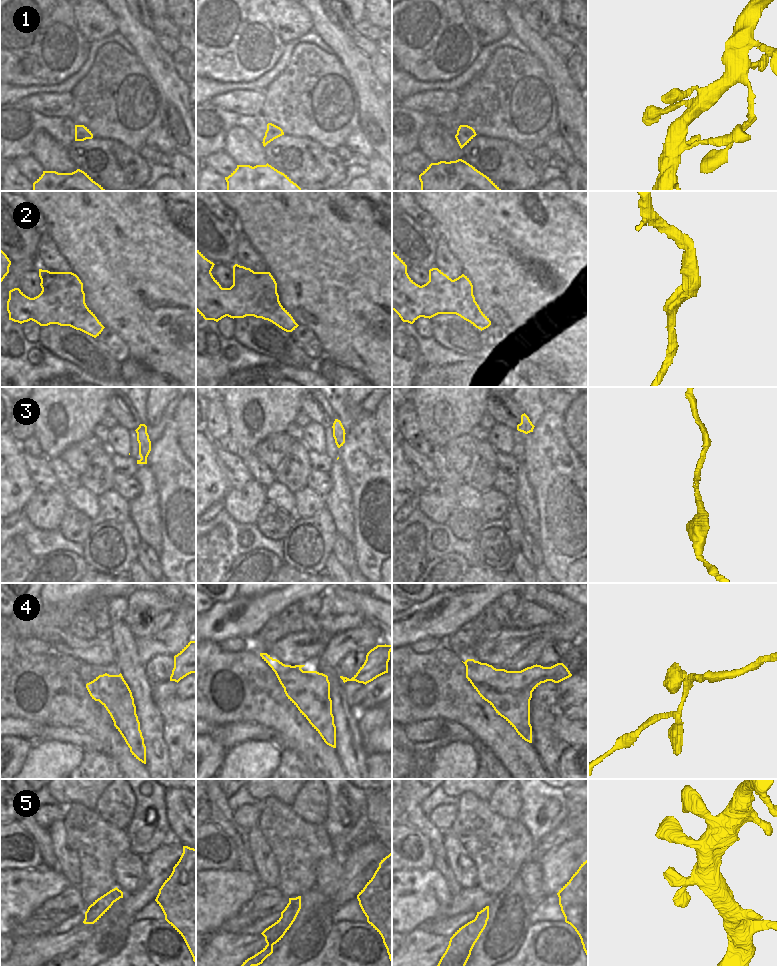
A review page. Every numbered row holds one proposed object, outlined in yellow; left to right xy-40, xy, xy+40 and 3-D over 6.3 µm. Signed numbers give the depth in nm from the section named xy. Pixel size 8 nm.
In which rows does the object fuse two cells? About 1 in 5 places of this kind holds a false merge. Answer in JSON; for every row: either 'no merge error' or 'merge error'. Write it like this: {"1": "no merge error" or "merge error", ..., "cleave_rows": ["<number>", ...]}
{"1": "no merge error", "2": "no merge error", "3": "no merge error", "4": "no merge error", "5": "no merge error", "cleave_rows": []}

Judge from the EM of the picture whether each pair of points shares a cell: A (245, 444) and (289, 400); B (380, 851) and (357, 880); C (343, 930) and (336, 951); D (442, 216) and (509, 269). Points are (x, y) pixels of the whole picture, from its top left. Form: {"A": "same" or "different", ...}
{"A": "same", "B": "same", "C": "same", "D": "same"}

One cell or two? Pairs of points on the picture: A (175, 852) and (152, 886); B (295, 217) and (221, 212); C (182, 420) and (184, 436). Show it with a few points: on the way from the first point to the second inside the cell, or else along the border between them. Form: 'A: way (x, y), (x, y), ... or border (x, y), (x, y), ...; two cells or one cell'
A: way (167, 860), (157, 870), (154, 878); one cell
B: border (220, 201), (234, 213), (237, 225); two cells
C: way (184, 424), (184, 432); one cell

